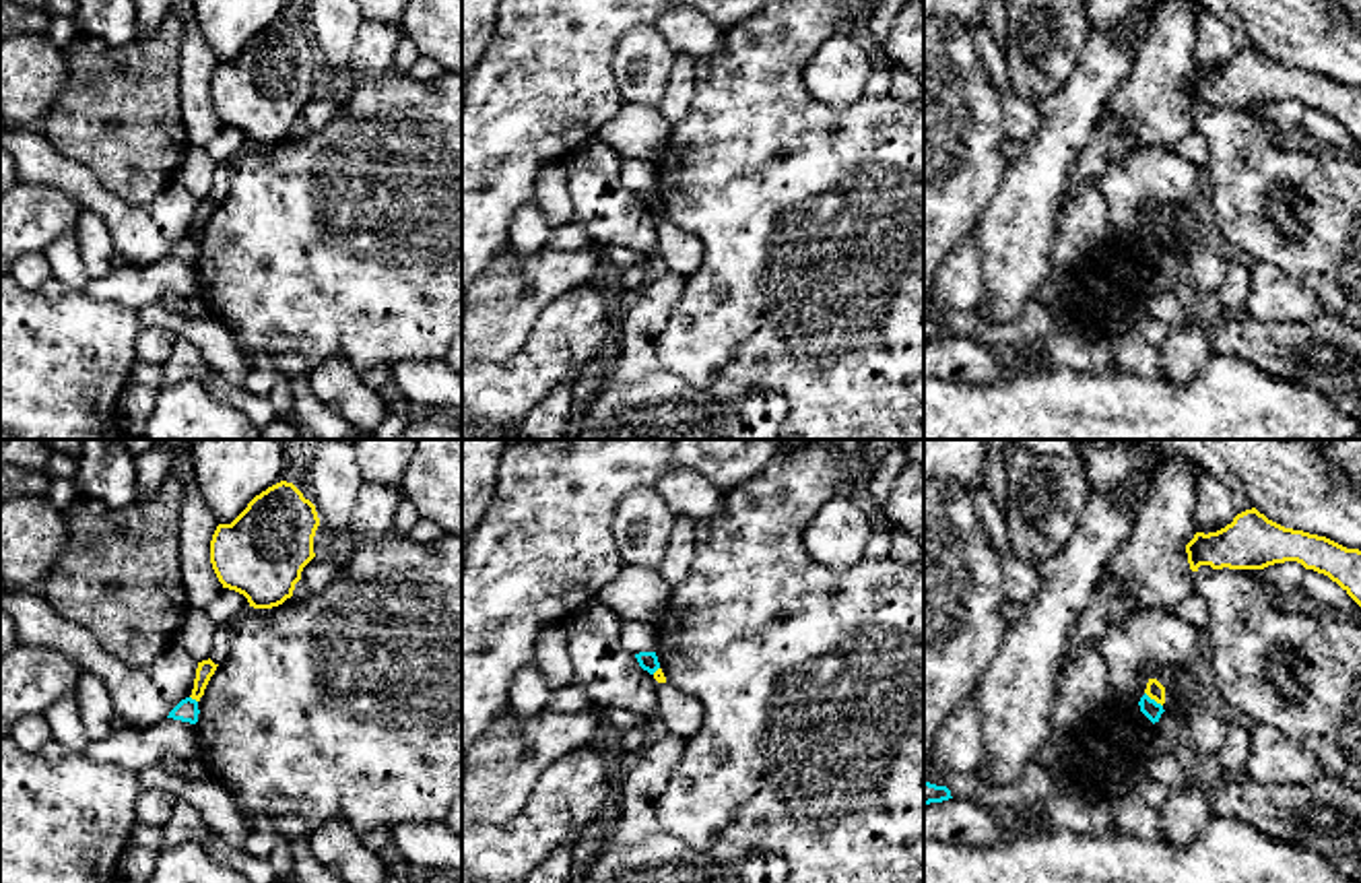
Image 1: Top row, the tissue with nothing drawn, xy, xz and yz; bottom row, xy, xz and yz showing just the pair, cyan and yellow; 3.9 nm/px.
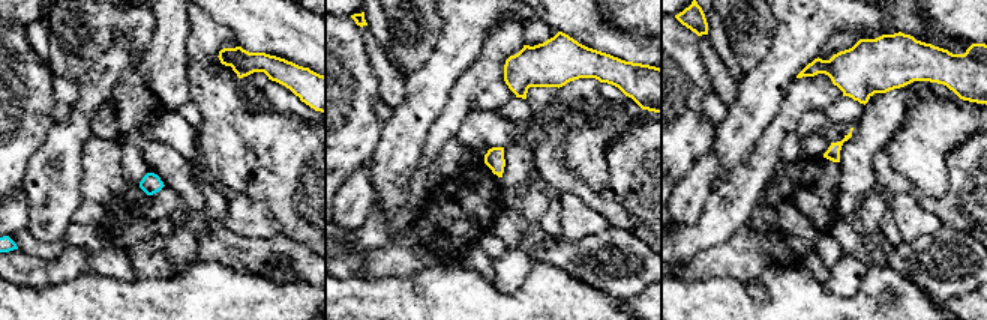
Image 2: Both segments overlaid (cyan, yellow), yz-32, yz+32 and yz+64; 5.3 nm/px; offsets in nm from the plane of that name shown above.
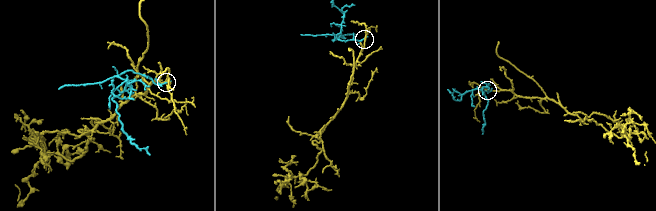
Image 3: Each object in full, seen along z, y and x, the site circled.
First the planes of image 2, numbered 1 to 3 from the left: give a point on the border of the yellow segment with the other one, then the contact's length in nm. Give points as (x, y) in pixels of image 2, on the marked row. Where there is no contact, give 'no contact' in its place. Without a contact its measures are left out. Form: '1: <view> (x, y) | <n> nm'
1: no contact
2: no contact
3: no contact

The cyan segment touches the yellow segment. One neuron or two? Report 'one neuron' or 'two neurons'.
two neurons

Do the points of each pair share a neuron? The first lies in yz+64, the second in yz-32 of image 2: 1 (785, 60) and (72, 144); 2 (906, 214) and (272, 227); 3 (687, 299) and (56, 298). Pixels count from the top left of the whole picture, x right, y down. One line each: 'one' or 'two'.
1: one
2: one
3: one

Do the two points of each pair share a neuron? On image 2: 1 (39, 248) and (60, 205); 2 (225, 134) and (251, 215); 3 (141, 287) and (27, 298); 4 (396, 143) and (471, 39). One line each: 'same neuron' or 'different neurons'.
1: different neurons
2: different neurons
3: same neuron
4: same neuron

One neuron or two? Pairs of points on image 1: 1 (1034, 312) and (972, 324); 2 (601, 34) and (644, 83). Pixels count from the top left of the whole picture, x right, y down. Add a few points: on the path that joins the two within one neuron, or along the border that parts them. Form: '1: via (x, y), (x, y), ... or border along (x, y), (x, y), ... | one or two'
1: via (1019, 329), (1015, 333), (988, 333) | one
2: border along (652, 23), (617, 44), (621, 97) | two

